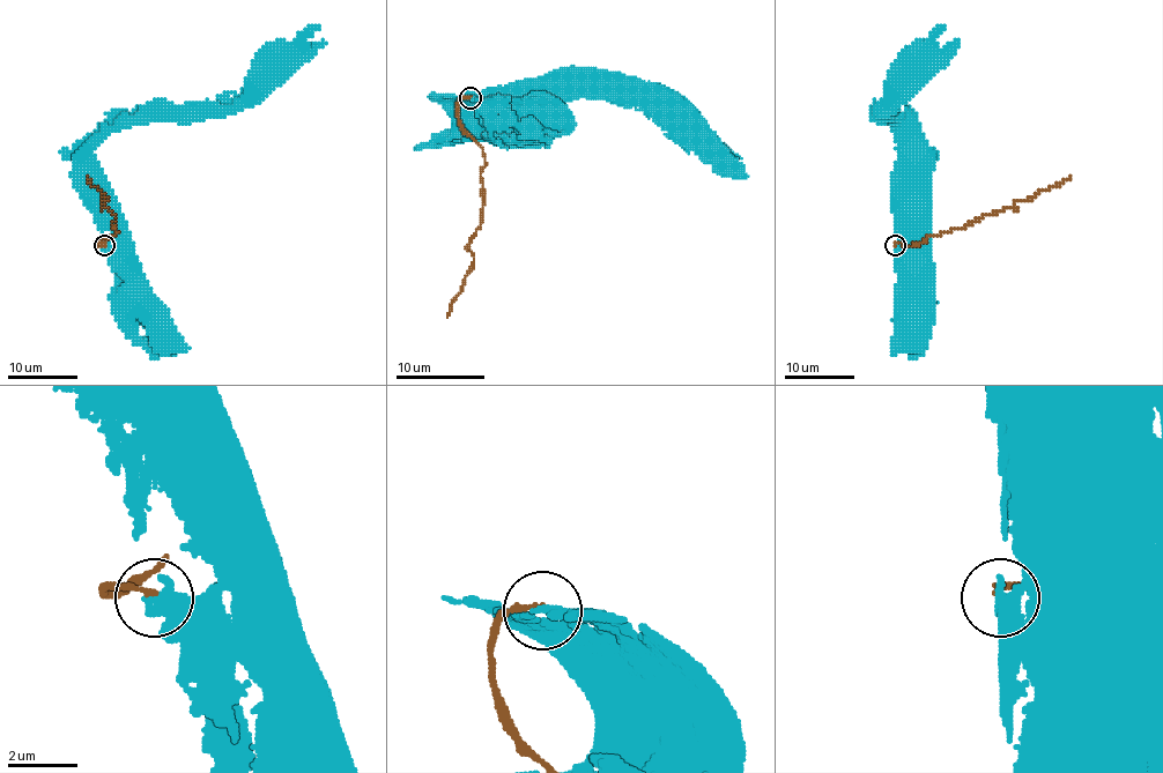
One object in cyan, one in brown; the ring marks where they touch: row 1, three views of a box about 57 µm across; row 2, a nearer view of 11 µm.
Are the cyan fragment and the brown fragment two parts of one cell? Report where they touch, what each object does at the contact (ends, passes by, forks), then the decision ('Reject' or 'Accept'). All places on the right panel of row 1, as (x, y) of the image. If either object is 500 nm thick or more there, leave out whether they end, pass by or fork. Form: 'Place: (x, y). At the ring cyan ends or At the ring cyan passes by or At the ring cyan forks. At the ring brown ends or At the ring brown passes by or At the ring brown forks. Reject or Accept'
Place: (895, 245). At the ring cyan ends. At the ring brown ends. Reject

